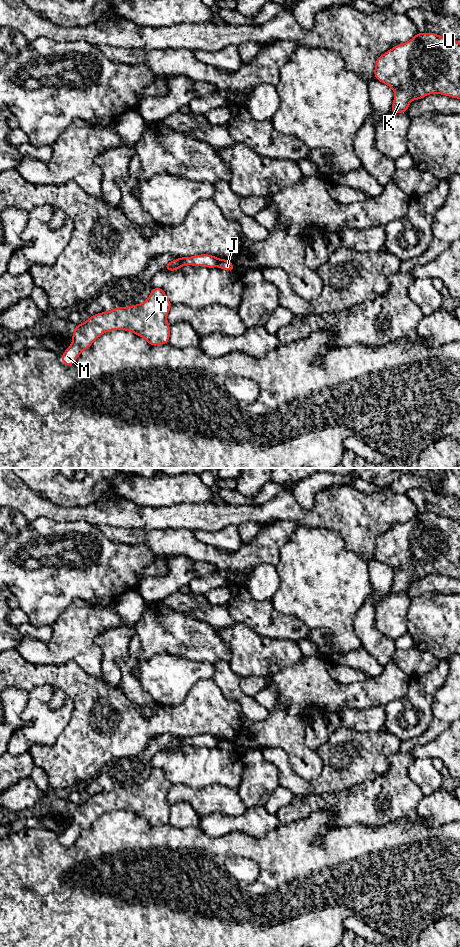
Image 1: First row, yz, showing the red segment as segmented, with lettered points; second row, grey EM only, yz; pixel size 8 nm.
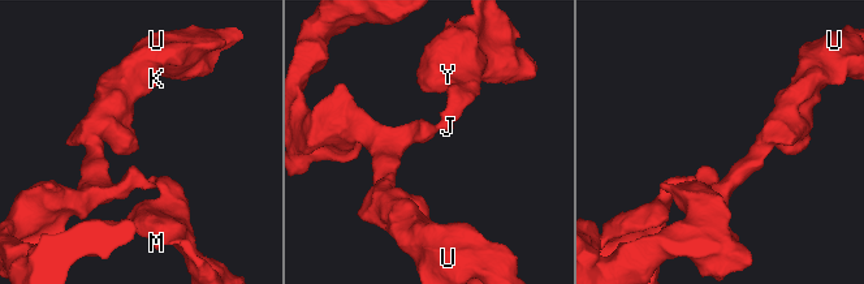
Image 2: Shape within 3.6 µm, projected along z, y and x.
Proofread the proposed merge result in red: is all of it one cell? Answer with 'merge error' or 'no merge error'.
merge error

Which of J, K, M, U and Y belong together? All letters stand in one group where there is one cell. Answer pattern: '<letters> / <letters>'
J K U / M Y

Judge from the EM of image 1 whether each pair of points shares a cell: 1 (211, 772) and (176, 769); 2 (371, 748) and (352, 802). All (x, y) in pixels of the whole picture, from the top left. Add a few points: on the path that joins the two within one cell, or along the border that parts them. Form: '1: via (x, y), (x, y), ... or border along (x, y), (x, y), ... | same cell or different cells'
1: via (202, 769), (185, 769) | same cell
2: border along (380, 775), (336, 793) | different cells

